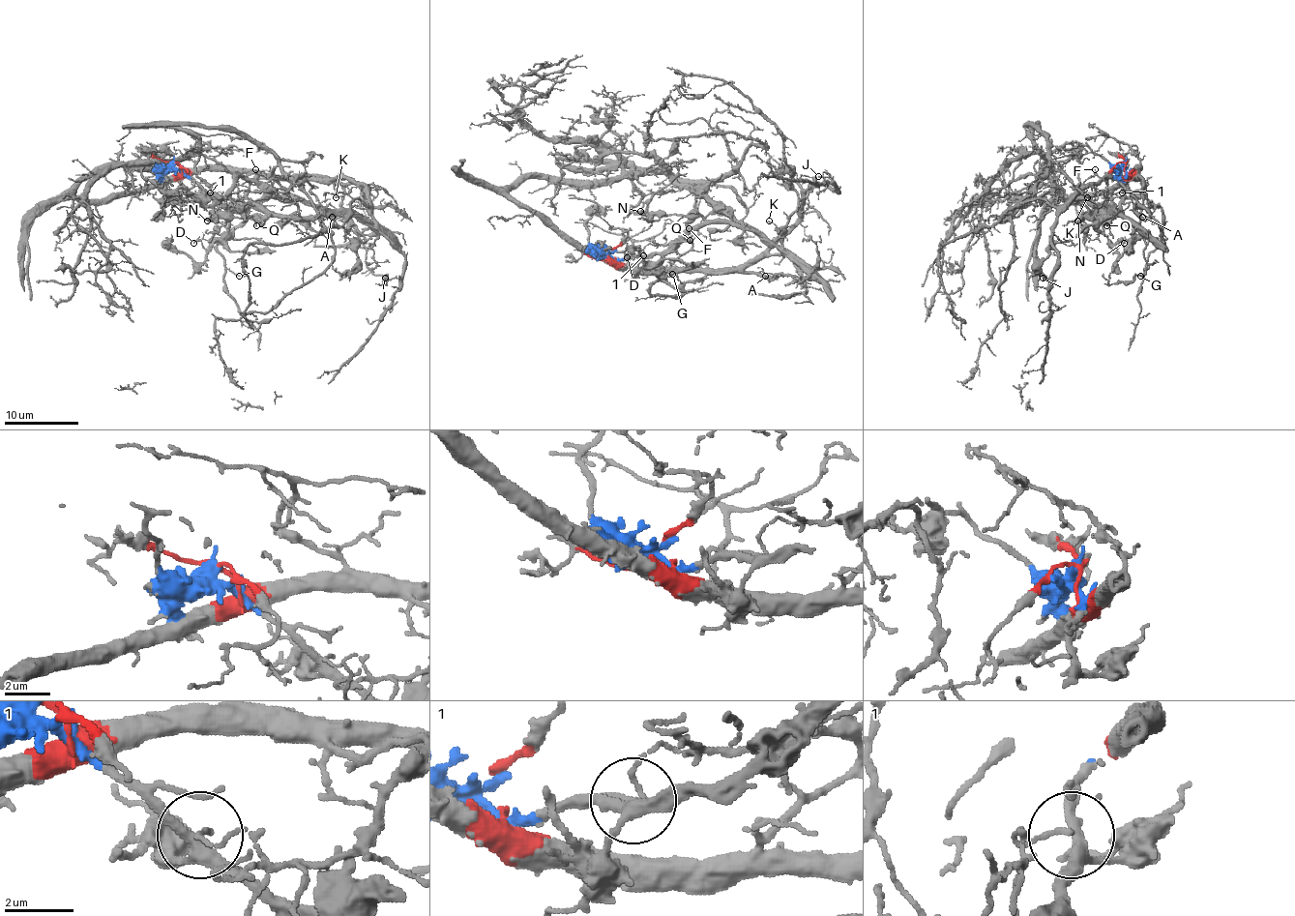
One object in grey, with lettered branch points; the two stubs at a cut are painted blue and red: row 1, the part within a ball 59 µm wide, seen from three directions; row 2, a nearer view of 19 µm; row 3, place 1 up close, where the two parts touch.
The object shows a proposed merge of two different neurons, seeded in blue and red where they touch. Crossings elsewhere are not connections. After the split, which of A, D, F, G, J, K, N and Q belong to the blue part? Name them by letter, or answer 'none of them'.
D, N, Q

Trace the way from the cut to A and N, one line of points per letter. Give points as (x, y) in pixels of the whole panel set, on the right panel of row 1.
A: (1126, 162), (1126, 172), (1135, 170), (1142, 187), (1140, 211), (1146, 219), (1142, 217)
N: (1126, 162), (1122, 166), (1126, 176), (1120, 206), (1096, 206), (1077, 221)

